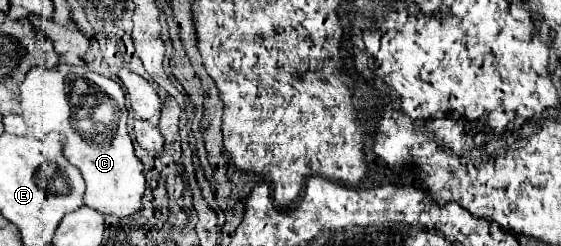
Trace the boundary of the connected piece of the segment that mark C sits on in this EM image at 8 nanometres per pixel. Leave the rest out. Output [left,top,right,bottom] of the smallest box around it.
[20,65,146,219]

